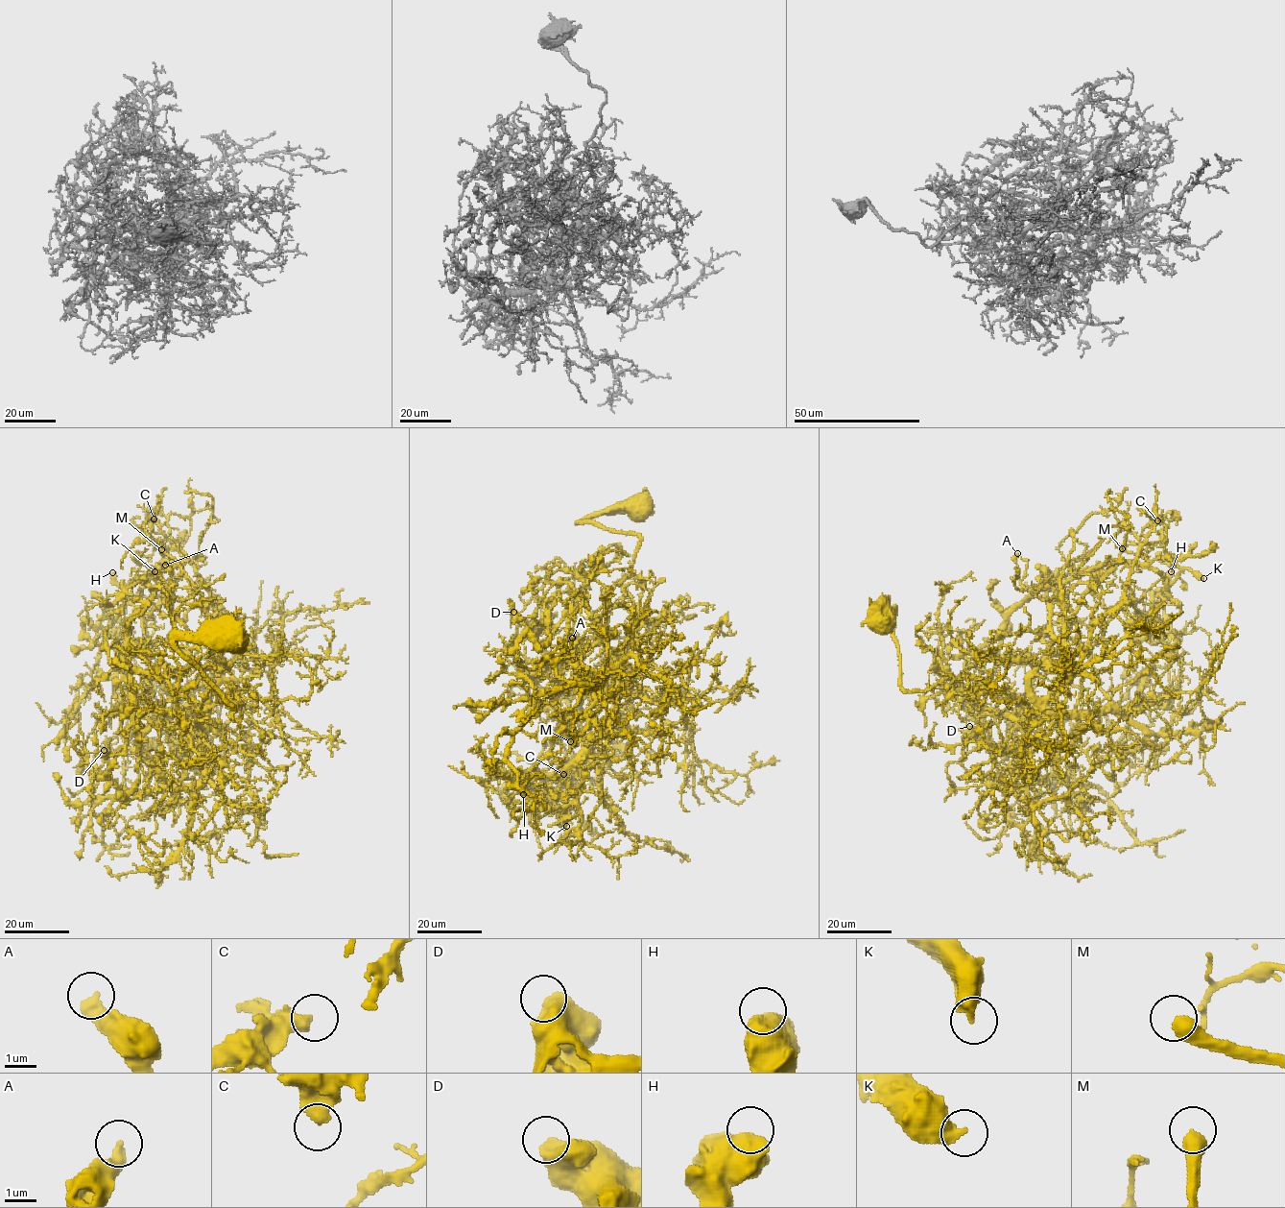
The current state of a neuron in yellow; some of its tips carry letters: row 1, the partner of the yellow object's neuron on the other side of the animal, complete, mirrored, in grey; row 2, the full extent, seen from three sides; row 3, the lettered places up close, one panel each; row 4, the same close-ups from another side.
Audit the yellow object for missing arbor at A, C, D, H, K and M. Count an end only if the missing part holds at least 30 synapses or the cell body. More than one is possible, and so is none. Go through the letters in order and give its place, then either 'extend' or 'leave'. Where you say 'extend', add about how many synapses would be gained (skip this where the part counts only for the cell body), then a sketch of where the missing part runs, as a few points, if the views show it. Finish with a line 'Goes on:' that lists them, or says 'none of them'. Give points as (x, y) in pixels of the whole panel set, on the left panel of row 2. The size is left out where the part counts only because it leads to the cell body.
A: (165, 565) | leave
C: (154, 519) | leave
D: (104, 750) | leave
H: (112, 572) | leave
K: (154, 571) | leave
M: (161, 549) | extend | 60 syn | (161, 549), (159, 543), (165, 523), (176, 519), (182, 512), (181, 508)
Goes on: M

